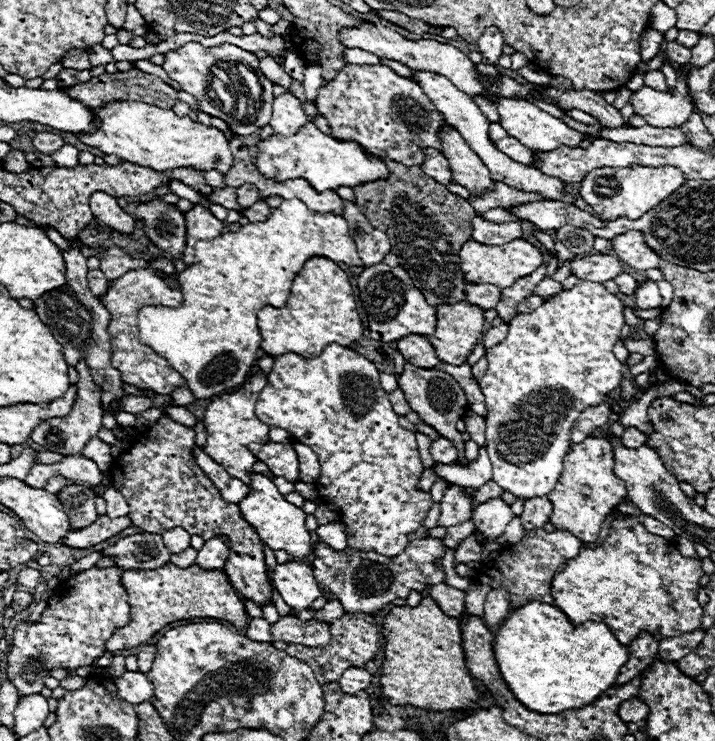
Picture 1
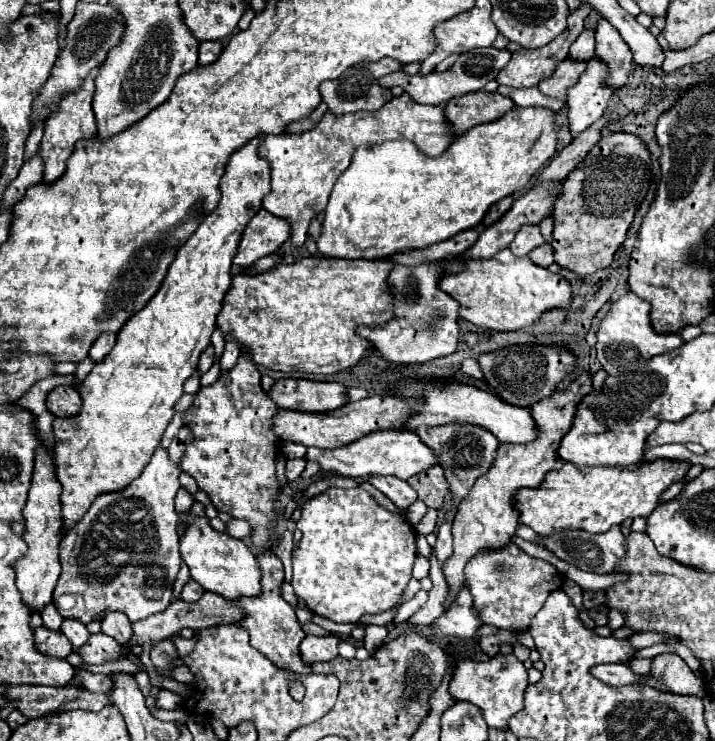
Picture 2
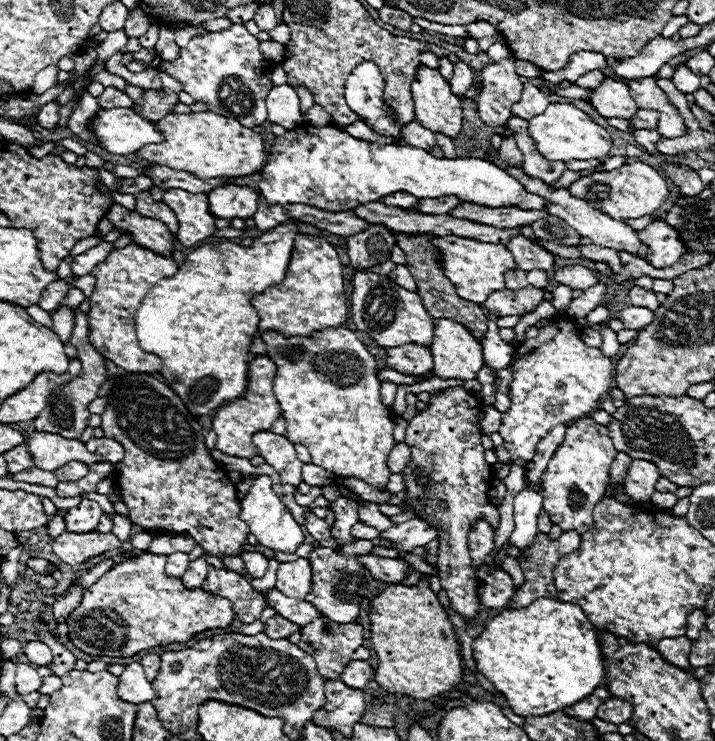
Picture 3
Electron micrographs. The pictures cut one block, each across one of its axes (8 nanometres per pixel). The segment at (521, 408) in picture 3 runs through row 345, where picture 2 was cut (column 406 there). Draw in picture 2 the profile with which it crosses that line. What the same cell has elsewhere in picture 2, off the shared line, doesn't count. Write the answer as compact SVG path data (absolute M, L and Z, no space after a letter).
M328 488L306 500L296 528L302 532L302 538L292 550L292 588L314 614L340 624L356 624L362 616L380 614L400 602L402 590L412 578L412 564L416 558L416 530L404 516L378 506L362 488Z

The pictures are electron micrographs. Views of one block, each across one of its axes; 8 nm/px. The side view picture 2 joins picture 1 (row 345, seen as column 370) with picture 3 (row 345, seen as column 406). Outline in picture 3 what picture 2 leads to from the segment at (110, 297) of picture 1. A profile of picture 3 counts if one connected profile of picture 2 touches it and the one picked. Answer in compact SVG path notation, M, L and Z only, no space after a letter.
M128 244L126 248L114 248L104 262L96 264L92 276L96 278L94 290L90 294L90 312L88 312L88 328L90 342L96 344L96 350L112 360L118 368L128 372L160 372L162 364L156 354L150 354L140 348L136 338L134 314L140 306L142 298L148 290L162 278L174 276L178 272L178 264L172 258L164 258L154 254L150 248Z

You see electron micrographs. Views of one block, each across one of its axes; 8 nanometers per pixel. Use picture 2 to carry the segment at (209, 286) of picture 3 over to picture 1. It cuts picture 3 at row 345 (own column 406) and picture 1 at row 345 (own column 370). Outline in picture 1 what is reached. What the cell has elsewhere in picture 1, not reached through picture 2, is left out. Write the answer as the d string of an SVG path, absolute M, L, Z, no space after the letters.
M298 198L284 200L282 206L274 208L272 218L266 222L250 222L238 232L228 232L212 240L196 244L196 260L184 272L180 272L182 304L178 308L154 308L146 306L138 312L140 342L156 350L166 358L168 366L180 372L186 386L198 400L206 400L222 394L228 388L236 388L246 382L248 370L258 358L260 350L260 328L254 324L258 310L264 306L284 306L290 296L290 284L310 256L326 256L348 266L364 266L350 238L349 225L342 216L320 214Z

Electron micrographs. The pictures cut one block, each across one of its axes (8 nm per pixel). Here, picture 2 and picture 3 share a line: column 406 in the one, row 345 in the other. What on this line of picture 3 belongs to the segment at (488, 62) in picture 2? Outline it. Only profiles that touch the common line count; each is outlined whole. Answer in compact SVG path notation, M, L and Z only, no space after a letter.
M80 310L74 312L74 330L72 330L72 336L70 336L70 344L74 344L74 348L78 350L82 370L74 380L70 380L68 384L58 386L50 394L46 408L34 420L34 428L42 430L42 432L54 432L54 434L60 434L64 438L76 438L78 440L82 436L82 430L86 428L86 420L90 416L88 404L96 398L96 392L98 392L100 384L106 380L108 372L106 372L104 356L88 340L88 316L84 312L80 312Z

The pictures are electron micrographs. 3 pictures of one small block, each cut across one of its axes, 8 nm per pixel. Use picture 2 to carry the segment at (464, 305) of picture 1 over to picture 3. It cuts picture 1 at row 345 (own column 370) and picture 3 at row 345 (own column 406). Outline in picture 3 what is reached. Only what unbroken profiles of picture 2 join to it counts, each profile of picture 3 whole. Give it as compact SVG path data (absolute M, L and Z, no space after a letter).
M436 320L430 352L434 356L432 372L442 380L474 380L484 366L480 342L454 320Z

